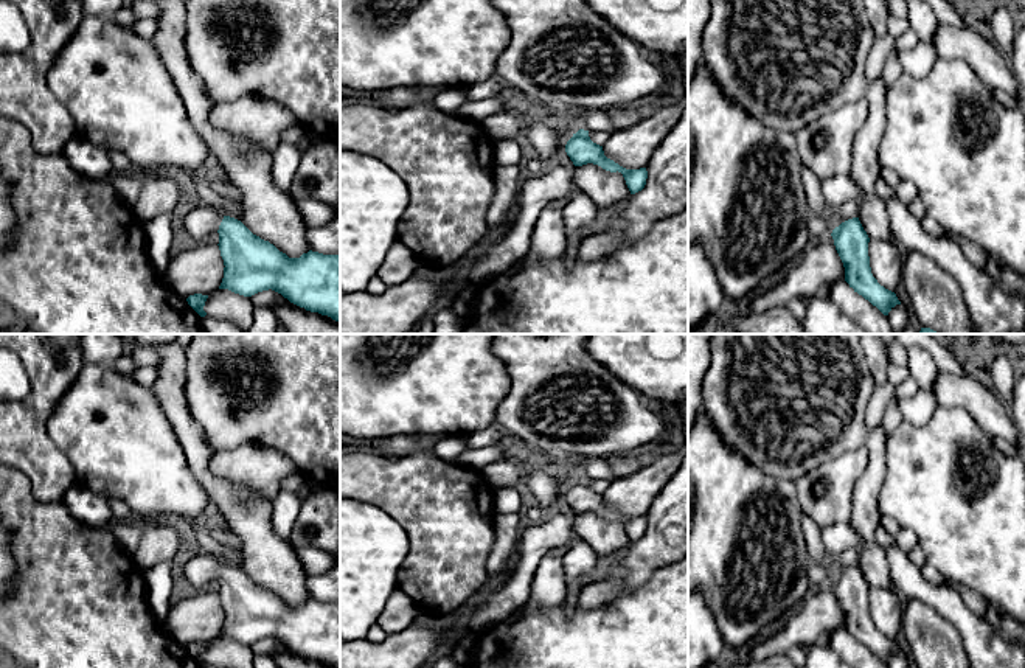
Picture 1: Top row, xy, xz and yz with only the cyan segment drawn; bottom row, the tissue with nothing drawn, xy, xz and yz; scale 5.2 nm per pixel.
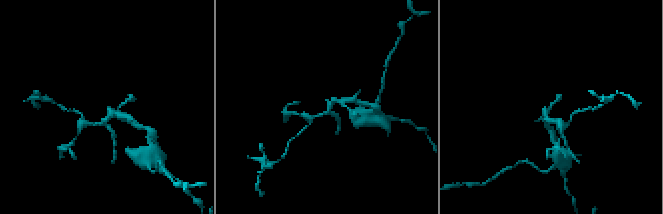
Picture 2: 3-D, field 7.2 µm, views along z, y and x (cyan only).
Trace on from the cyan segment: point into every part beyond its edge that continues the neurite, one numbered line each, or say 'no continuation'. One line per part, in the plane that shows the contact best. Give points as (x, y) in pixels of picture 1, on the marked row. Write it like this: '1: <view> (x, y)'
1: xy (201, 221)

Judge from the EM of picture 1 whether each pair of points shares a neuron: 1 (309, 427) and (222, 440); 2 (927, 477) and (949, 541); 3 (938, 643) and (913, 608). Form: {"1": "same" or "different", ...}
{"1": "same", "2": "same", "3": "same"}

